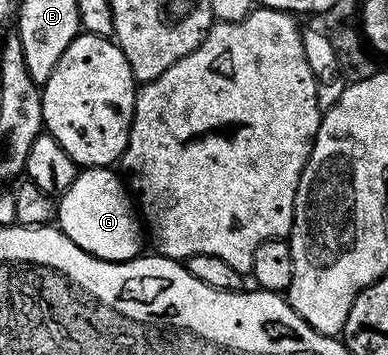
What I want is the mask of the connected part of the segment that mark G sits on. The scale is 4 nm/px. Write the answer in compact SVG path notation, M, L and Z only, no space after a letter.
M90 167L80 170L73 185L60 196L57 203L57 225L75 245L96 259L121 263L136 258L139 248L141 223L135 214L132 196L126 184L113 173L112 168Z

